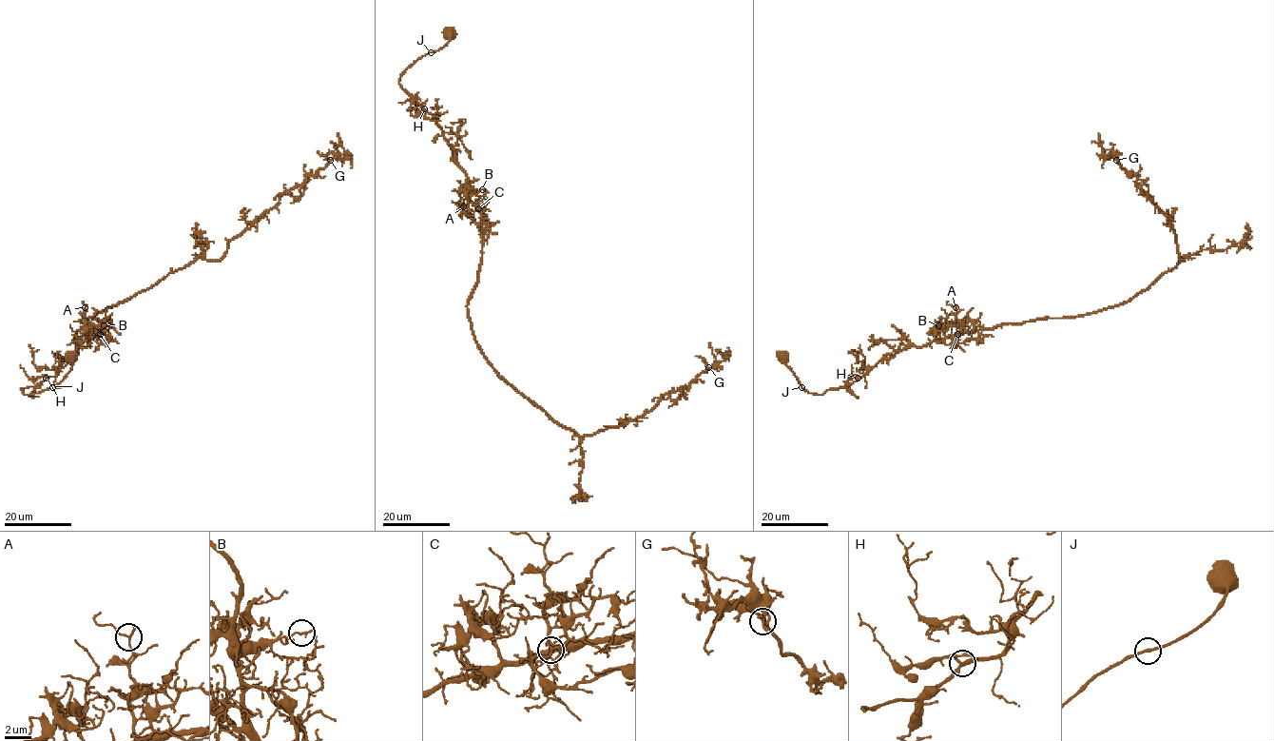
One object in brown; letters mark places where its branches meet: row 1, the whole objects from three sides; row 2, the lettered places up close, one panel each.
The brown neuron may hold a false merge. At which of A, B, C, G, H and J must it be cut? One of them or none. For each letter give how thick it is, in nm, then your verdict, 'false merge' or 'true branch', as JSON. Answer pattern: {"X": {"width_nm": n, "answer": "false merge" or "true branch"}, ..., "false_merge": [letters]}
{"A": {"width_nm": 120, "answer": "true branch"}, "B": {"width_nm": 130, "answer": "true branch"}, "C": {"width_nm": 140, "answer": "true branch"}, "G": {"width_nm": 240, "answer": "true branch"}, "H": {"width_nm": 260, "answer": "true branch"}, "J": {"width_nm": 180, "answer": "true branch"}, "false_merge": []}

